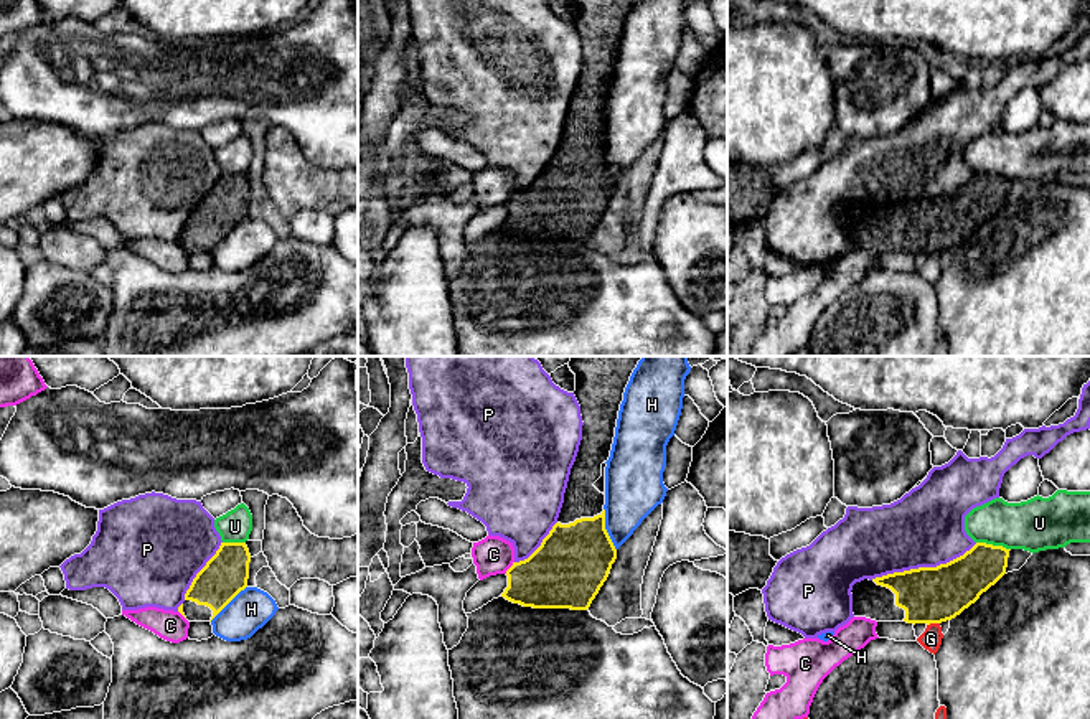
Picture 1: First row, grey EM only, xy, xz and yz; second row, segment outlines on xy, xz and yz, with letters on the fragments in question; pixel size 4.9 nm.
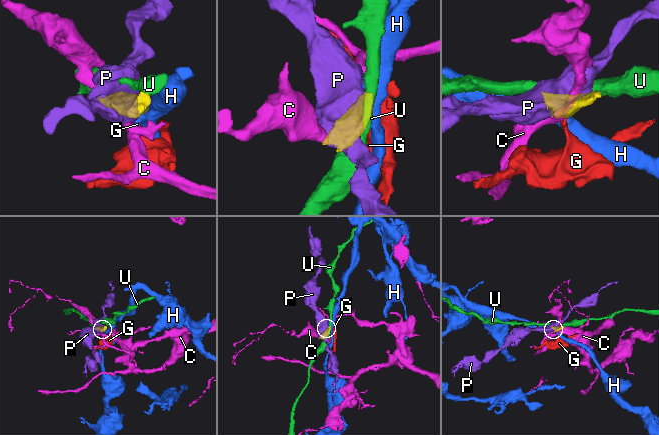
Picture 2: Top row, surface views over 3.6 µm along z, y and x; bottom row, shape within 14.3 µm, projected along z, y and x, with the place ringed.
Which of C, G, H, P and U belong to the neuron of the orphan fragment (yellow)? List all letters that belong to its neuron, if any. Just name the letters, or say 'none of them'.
none of them

